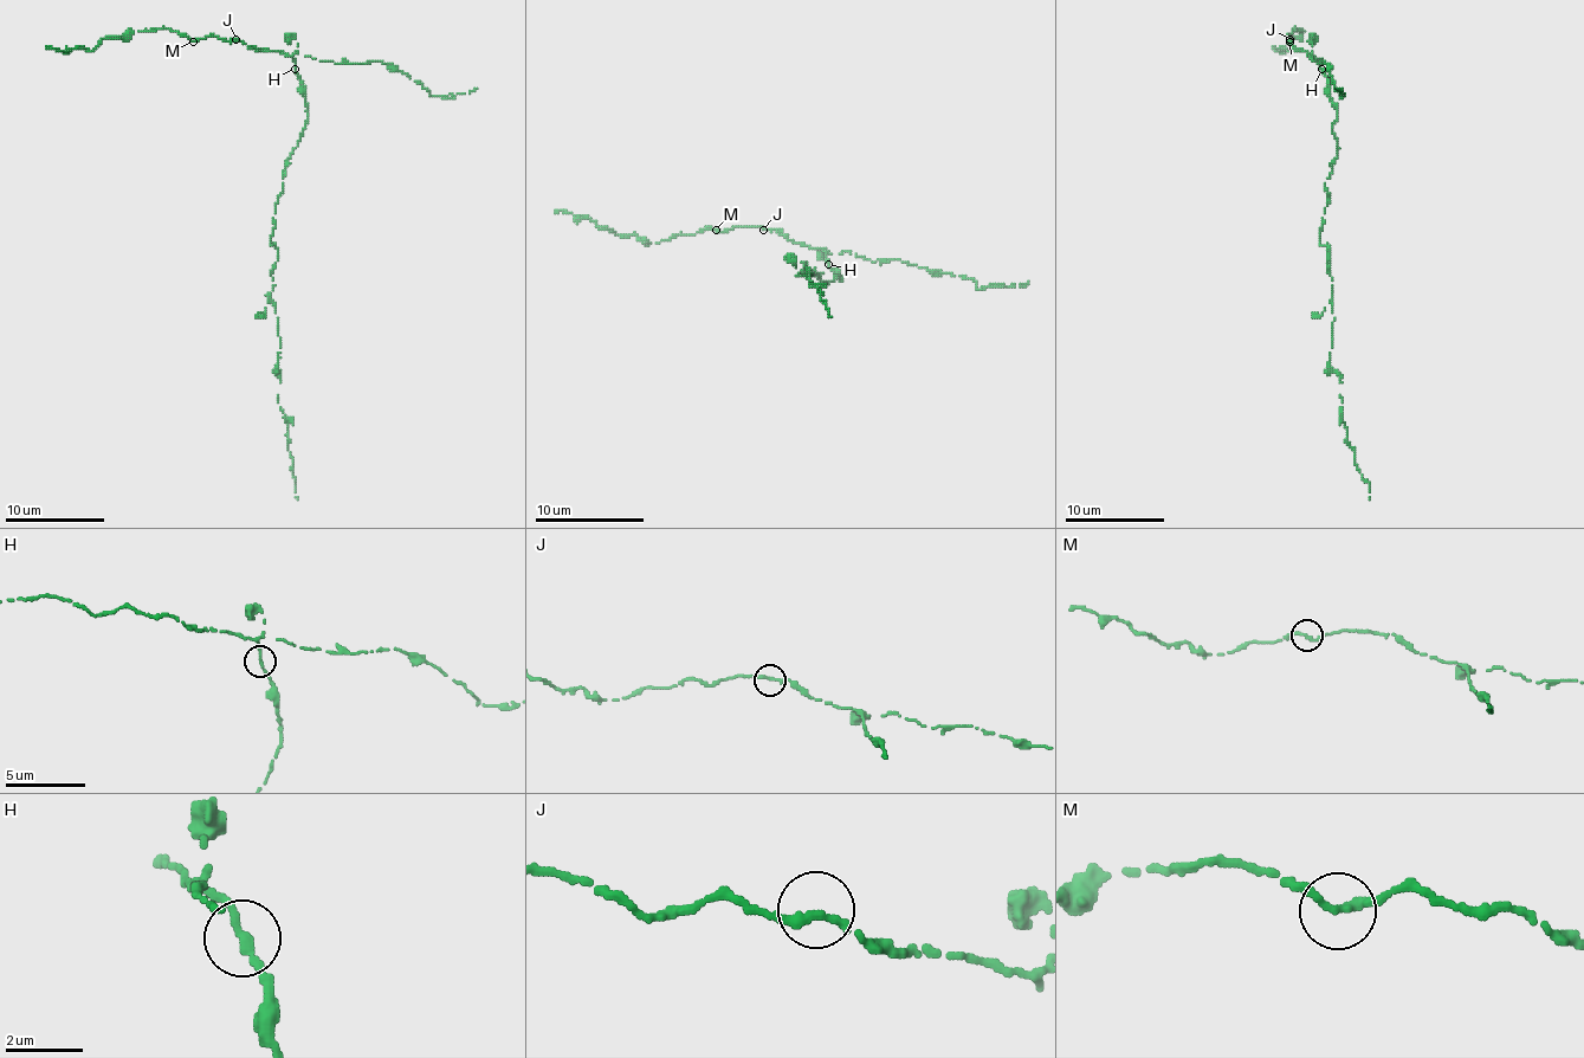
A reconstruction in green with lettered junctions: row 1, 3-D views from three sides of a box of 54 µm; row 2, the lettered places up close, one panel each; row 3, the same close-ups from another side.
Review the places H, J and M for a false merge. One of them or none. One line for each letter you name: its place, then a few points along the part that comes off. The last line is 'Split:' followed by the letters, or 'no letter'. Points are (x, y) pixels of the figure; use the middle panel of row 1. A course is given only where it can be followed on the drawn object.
Split: no letter

